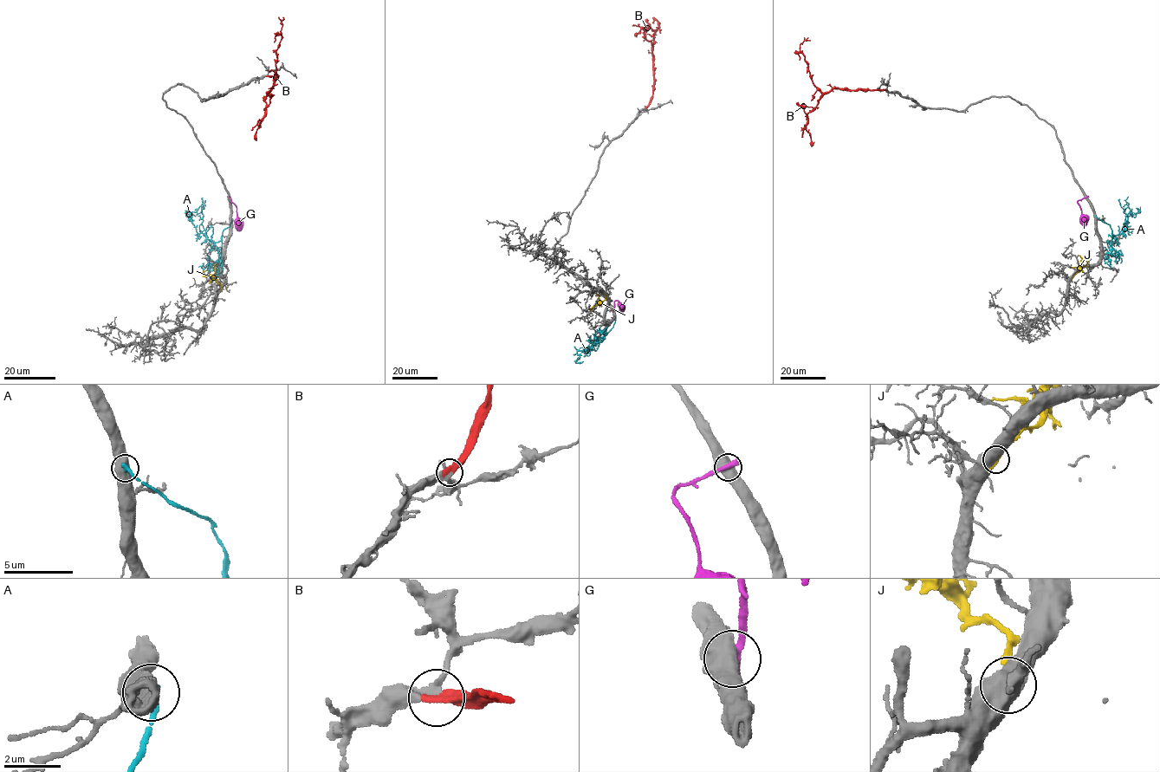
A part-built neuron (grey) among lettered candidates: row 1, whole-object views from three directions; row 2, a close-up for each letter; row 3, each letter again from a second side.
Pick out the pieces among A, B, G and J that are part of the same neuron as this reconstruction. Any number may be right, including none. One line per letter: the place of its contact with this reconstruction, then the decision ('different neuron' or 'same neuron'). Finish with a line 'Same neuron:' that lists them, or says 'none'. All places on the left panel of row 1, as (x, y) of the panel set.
A: contact (232, 219); different neuron
B: contact (267, 76); same neuron
G: contact (230, 197); different neuron
J: contact (221, 288); different neuron
Same neuron: B

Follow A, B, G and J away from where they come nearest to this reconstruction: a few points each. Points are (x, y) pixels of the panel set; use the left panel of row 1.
A: (231, 219), (219, 241), (209, 240), (199, 230), (203, 221), (201, 206), (197, 212), (201, 211), (205, 201)
B: (267, 76), (276, 76), (275, 74), (274, 80), (276, 49), (281, 36), (281, 20), (283, 20)
G: (230, 197), (236, 207), (240, 230)
J: (221, 288), (221, 284), (210, 275), (204, 275), (206, 269)

